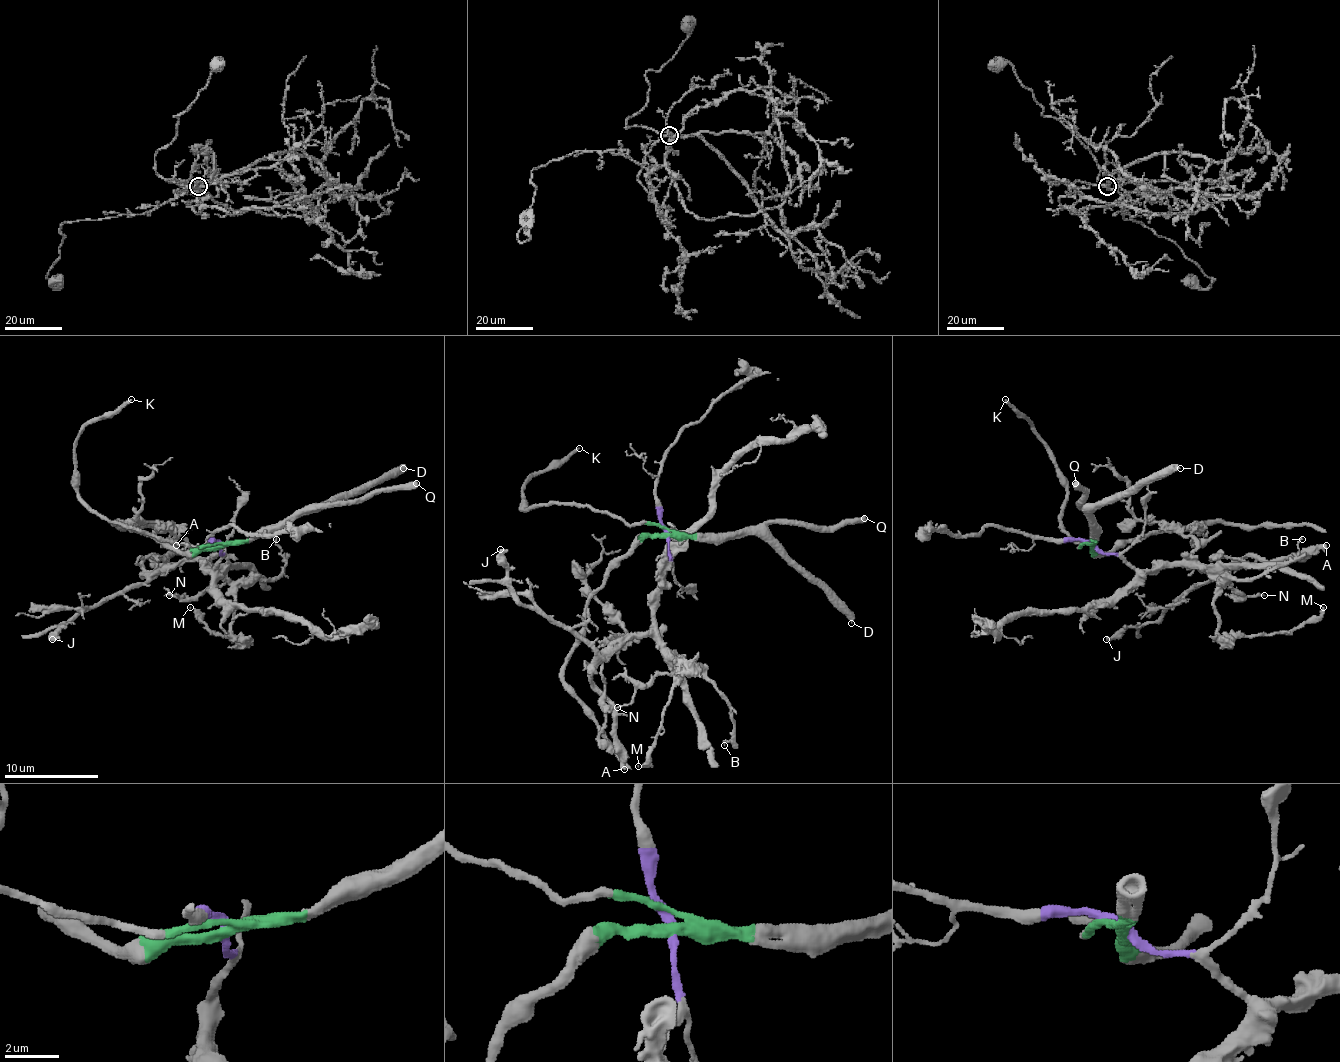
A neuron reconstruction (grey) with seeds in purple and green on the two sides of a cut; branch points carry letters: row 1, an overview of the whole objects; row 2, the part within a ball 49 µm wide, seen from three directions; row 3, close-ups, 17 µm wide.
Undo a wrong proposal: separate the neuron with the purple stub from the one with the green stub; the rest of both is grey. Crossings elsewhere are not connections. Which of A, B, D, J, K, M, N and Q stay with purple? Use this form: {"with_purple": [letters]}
{"with_purple": ["A", "B", "J", "M", "N"]}

